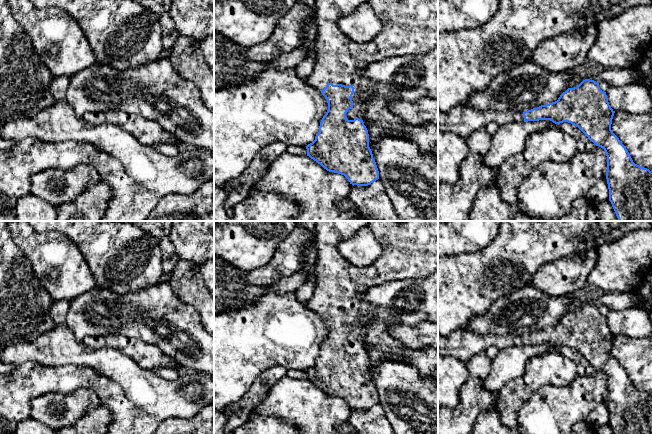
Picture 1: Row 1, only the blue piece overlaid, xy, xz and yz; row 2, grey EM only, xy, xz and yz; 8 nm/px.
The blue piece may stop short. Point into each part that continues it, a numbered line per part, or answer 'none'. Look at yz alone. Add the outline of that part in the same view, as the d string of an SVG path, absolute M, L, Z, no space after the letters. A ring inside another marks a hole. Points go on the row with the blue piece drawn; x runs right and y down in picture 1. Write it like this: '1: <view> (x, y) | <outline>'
1: yz (461, 120) | M456 106L448 112L438 112L438 131L453 132L465 140L478 128L488 123L510 124L524 122L523 113L512 110L479 110L465 106Z

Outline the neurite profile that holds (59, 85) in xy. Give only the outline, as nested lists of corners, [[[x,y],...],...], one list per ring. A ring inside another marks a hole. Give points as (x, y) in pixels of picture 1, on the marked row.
[[[65,75],[53,78],[50,84],[50,94],[55,101],[60,101],[65,98],[69,83],[70,77]]]

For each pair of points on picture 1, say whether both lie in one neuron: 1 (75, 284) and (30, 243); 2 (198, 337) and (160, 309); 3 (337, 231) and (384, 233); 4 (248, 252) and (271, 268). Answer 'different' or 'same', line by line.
1: same
2: same
3: same
4: different

